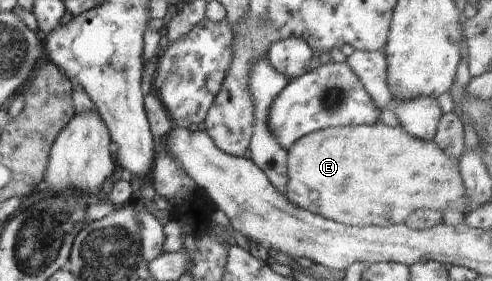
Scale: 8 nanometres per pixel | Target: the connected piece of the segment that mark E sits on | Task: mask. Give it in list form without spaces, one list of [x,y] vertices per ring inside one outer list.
[[[382,122],[372,125],[347,125],[344,127],[327,127],[320,131],[306,134],[289,148],[288,152],[288,183],[286,192],[288,200],[299,208],[324,216],[326,219],[351,225],[352,227],[387,226],[389,224],[402,225],[406,218],[417,209],[431,209],[444,212],[456,209],[463,212],[468,207],[468,198],[465,192],[463,179],[461,178],[458,161],[449,158],[434,141],[416,139],[405,132],[401,126],[390,127]]]

